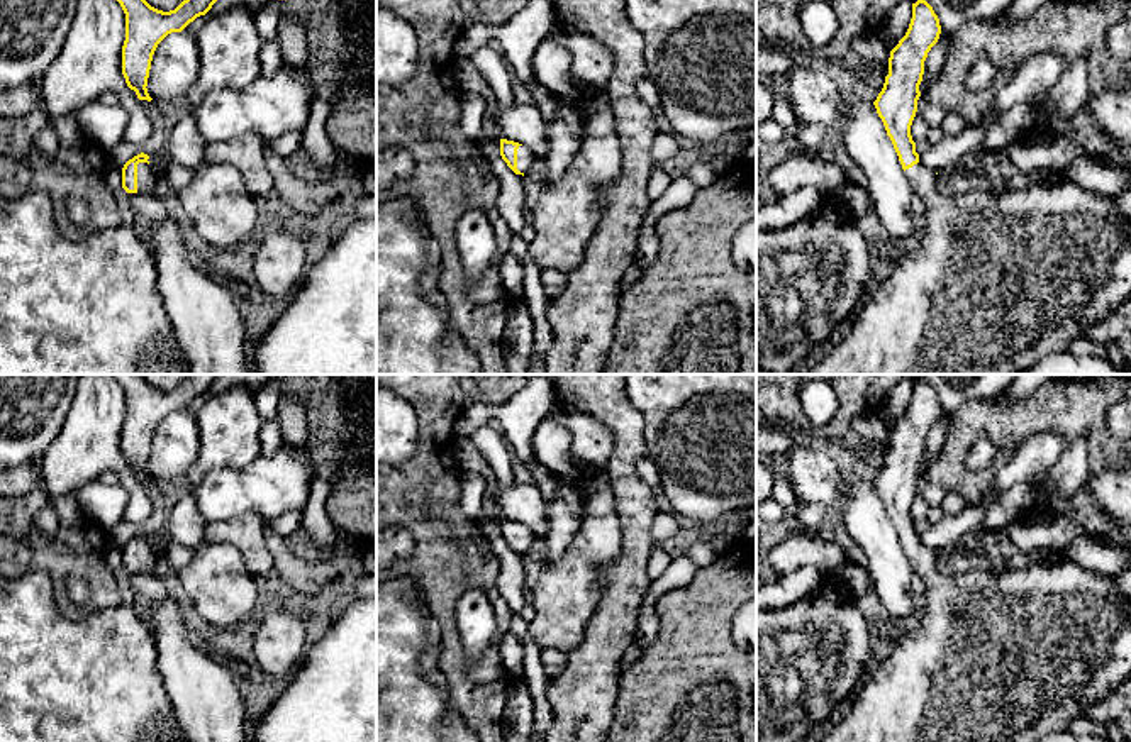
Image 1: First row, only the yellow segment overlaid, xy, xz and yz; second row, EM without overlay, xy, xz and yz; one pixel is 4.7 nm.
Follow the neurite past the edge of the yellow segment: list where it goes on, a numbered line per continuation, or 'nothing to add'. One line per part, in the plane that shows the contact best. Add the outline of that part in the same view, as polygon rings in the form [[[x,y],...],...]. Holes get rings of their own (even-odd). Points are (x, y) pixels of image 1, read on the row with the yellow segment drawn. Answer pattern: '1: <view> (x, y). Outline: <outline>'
1: xy (146, 175). Outline: [[[148,163],[137,164],[137,193],[144,197],[154,195],[158,169],[149,166]]]

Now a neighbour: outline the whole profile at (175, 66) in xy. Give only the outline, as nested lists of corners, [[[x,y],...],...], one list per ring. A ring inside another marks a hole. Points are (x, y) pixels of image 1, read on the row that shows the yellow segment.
[[[168,34],[151,61],[148,93],[154,102],[187,97],[200,73],[200,51],[193,36]]]

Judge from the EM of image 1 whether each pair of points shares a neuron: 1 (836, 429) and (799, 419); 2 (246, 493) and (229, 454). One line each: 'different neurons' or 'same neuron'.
1: same neuron
2: different neurons

